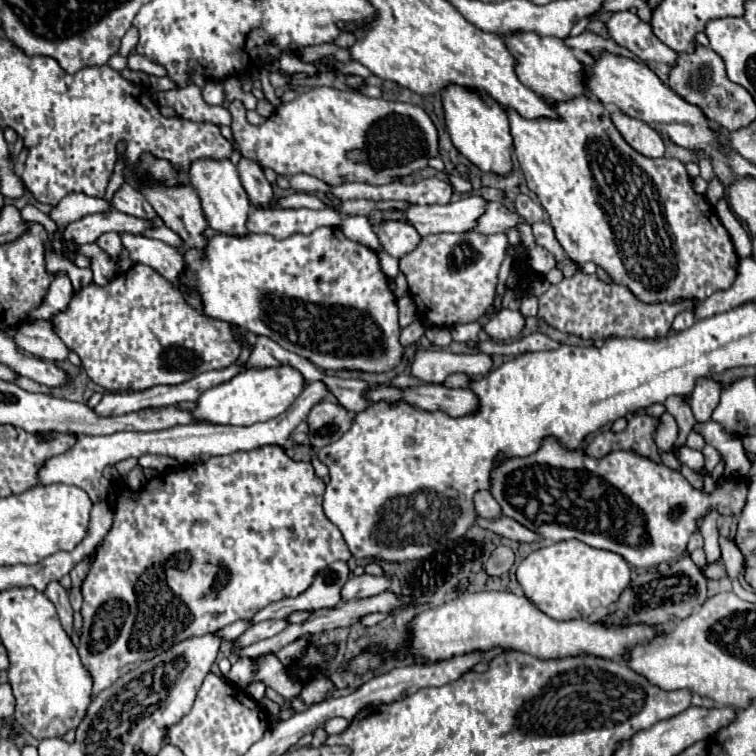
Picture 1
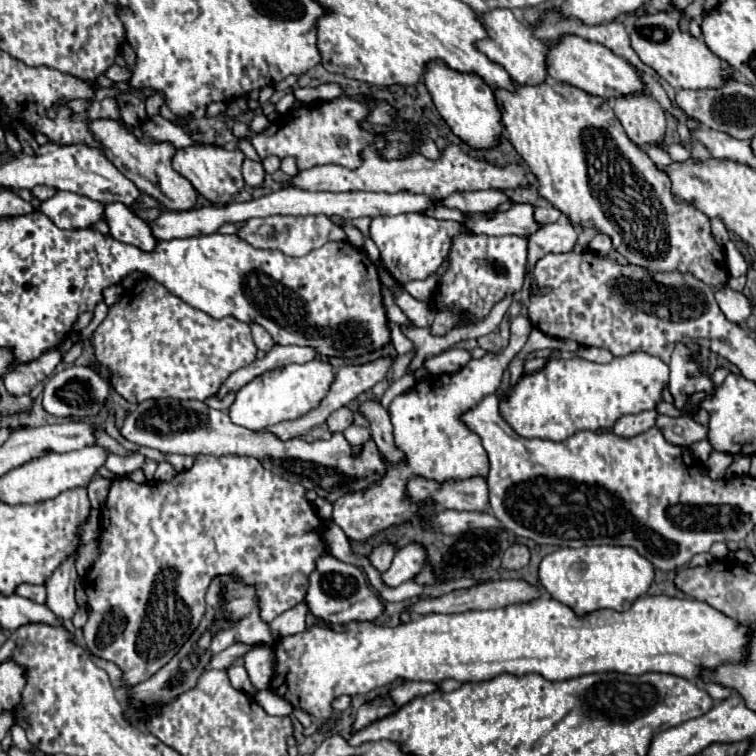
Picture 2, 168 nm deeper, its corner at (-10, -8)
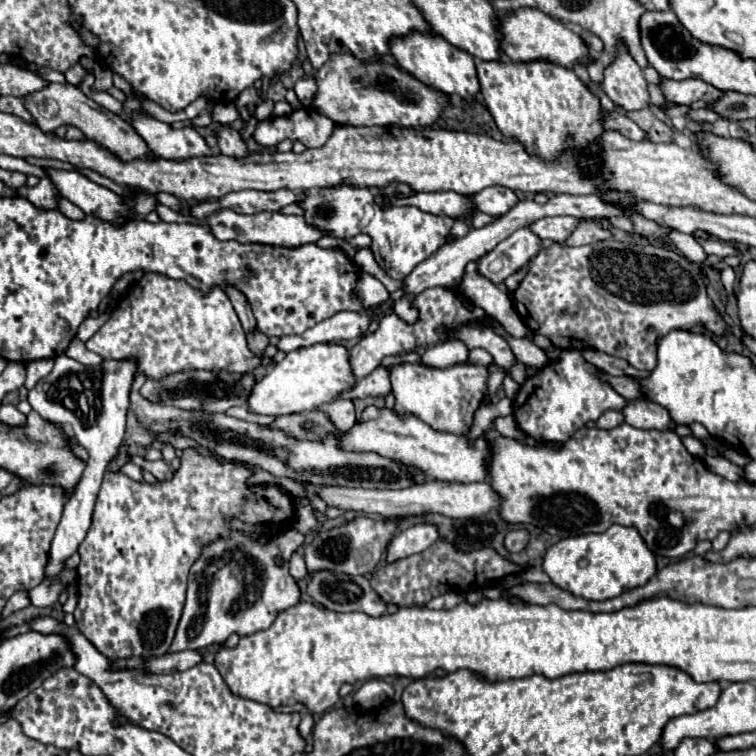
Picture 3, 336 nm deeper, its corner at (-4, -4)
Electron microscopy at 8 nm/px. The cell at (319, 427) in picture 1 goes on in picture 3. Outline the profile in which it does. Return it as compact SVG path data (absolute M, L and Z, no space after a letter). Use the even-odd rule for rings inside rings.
M333 400L331 404L325 406L325 412L331 418L331 422L335 424L335 428L341 432L347 432L357 422L351 400Z

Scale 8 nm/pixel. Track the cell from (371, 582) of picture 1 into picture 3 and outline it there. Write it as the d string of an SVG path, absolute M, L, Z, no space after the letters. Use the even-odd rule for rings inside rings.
M419 522L393 538L393 542L389 544L389 550L387 550L385 564L407 558L411 554L419 554L419 552L427 550L431 544L435 544L437 538L439 538L439 534L437 534L437 528L433 524Z

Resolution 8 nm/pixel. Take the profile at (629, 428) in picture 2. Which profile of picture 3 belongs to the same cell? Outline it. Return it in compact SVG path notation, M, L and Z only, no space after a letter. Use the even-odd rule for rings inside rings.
M609 410L609 412L605 412L605 414L601 416L601 420L597 420L597 428L609 430L609 428L615 428L615 426L619 426L619 424L623 424L623 422L625 422L625 416L623 416L621 412Z

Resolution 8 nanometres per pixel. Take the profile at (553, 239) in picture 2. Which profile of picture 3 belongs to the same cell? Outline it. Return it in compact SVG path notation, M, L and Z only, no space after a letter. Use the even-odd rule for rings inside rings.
M583 220L573 232L569 238L565 238L563 246L585 246L585 244L593 244L593 242L601 242L601 240L607 240L609 238L609 232L603 230L601 226L589 222L589 220Z

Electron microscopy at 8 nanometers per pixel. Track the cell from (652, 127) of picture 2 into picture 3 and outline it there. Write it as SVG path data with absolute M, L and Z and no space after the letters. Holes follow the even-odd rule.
M619 46L615 62L605 70L603 90L627 112L643 110L651 104L645 76L637 62L627 54L625 46Z

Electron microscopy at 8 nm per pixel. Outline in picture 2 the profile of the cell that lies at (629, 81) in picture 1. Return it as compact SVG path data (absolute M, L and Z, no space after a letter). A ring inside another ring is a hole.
M565 34L559 38L559 42L547 46L547 74L551 76L551 80L567 82L601 98L643 92L643 82L627 60L623 60L603 44L573 34Z

